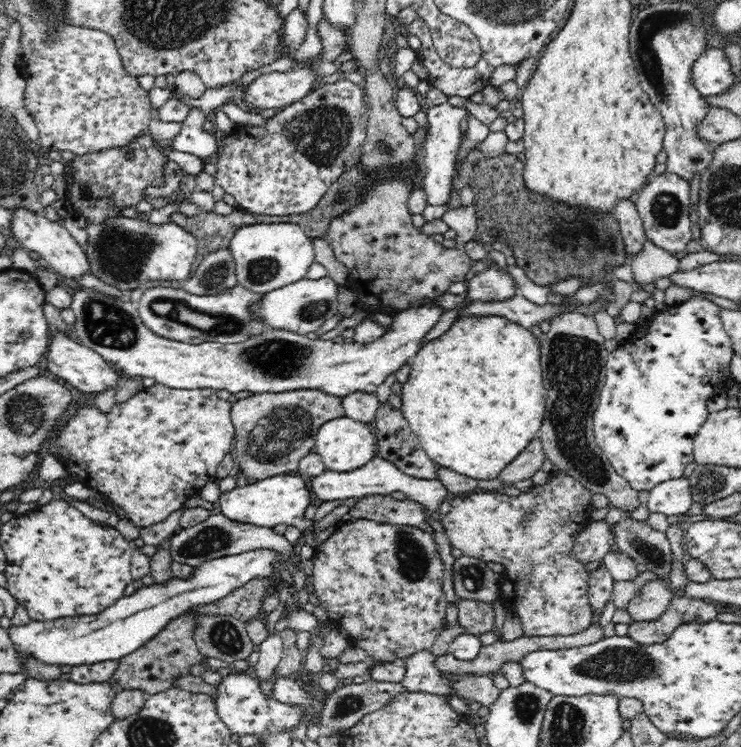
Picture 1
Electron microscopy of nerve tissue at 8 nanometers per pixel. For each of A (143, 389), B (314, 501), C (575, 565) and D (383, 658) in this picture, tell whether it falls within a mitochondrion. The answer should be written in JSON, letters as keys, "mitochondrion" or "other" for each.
{"A":"other","B":"other","C":"other","D":"other"}

